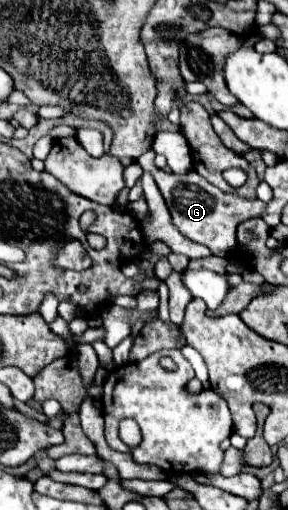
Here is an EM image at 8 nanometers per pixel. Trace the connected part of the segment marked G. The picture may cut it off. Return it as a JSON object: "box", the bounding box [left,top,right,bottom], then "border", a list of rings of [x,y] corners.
{"box":[138,151,266,257],"border":[[[146,151],[138,163],[142,165],[144,171],[150,171],[160,187],[160,193],[168,205],[168,211],[172,215],[172,223],[174,227],[178,227],[178,231],[196,241],[206,245],[208,249],[212,249],[214,255],[218,257],[232,257],[236,255],[236,229],[242,221],[248,221],[252,217],[258,217],[266,203],[258,201],[258,199],[242,199],[240,195],[230,195],[220,191],[218,187],[214,187],[212,183],[208,183],[202,175],[198,175],[196,171],[184,173],[184,175],[176,175],[172,171],[164,171],[158,169],[154,165],[154,151]]]}

